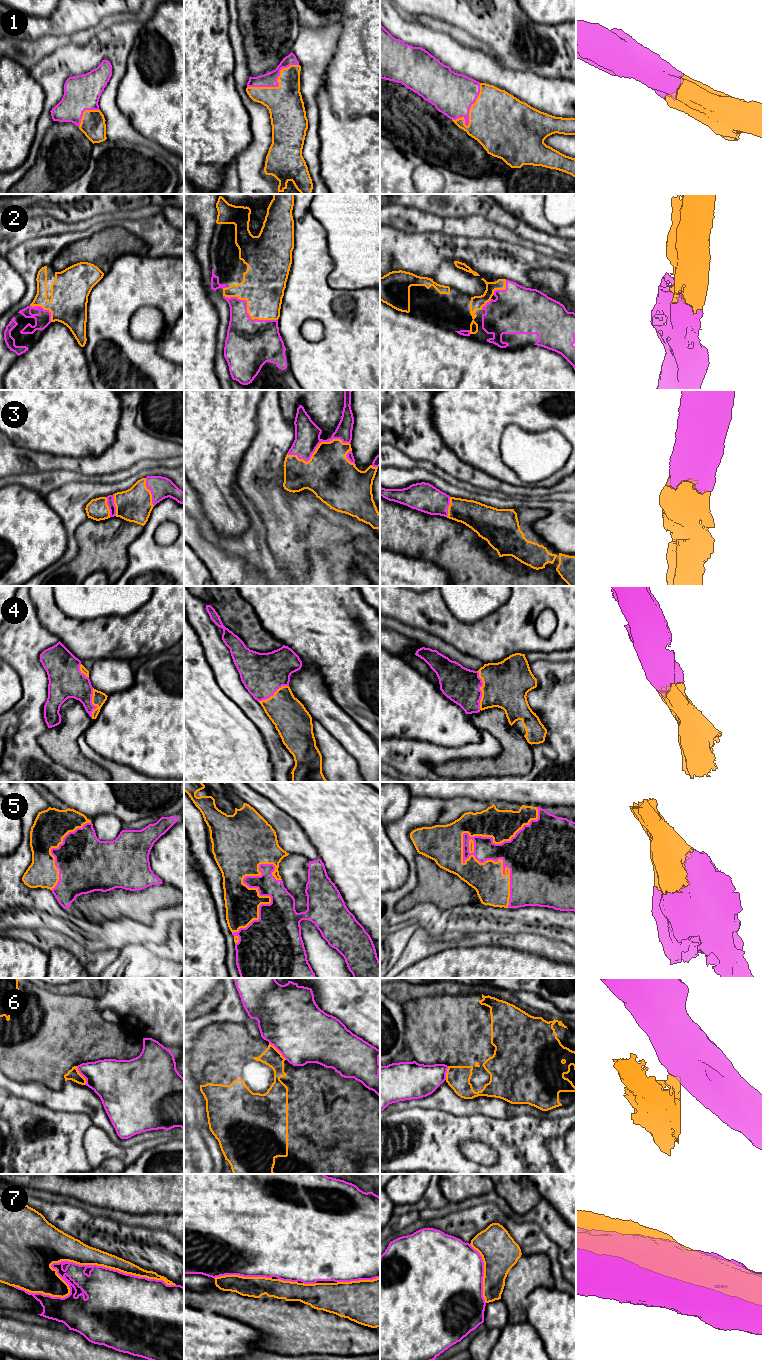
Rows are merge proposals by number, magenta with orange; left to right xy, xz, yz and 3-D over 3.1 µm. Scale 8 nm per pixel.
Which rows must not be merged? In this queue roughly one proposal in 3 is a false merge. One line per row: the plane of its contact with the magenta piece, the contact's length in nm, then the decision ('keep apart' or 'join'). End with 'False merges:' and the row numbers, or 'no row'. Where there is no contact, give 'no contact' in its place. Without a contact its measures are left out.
1: meets magenta in xz; contact 460 nm long; join
2: meets magenta in xz; contact 480 nm long; join
3: meets magenta in xz; contact 500 nm long; join
4: meets magenta in yz; contact 320 nm long; join
5: meets magenta in yz; contact 850 nm long; join
6: meets magenta in xy; contact 170 nm long; keep apart
7: meets magenta in xy; contact 1300 nm long; keep apart
False merges: 6, 7

